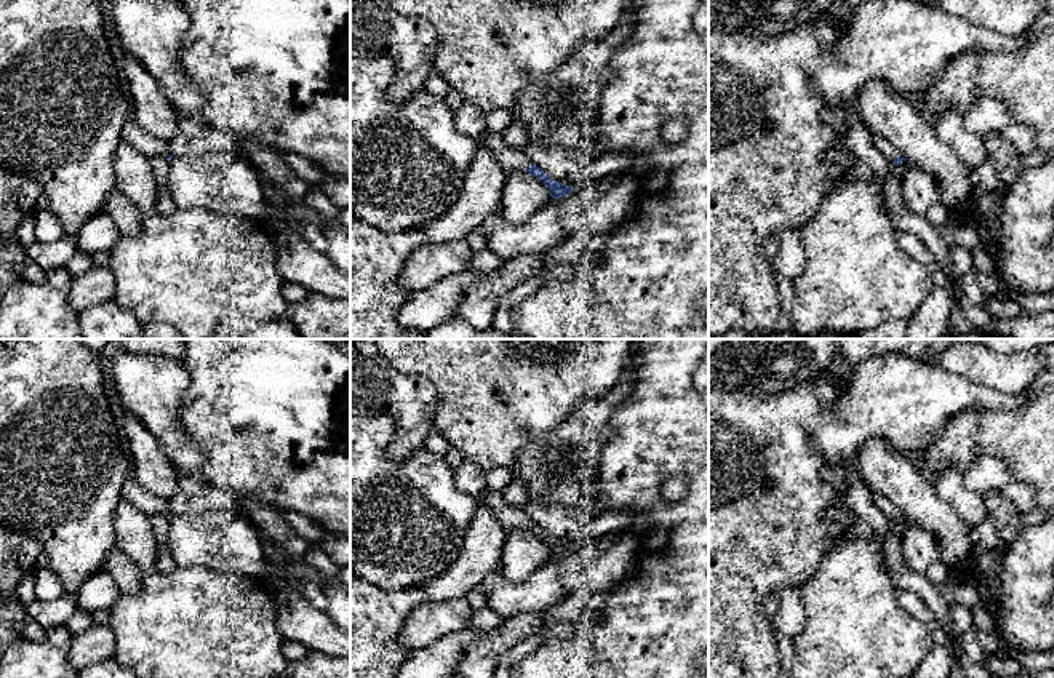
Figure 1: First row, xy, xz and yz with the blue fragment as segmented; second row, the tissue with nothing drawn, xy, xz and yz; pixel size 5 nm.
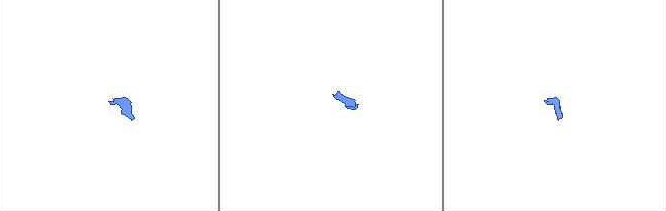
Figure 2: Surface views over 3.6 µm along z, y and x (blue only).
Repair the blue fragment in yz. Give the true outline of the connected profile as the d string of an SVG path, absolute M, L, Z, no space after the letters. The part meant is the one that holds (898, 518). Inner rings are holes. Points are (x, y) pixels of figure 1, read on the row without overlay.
M872 493L872 501L881 510L881 513L889 520L889 523L899 524L905 518L902 510L886 496Z

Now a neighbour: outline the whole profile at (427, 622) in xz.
M465 600L422 603L406 617L401 628L401 648L414 651L430 646L435 640L469 627L473 609Z

